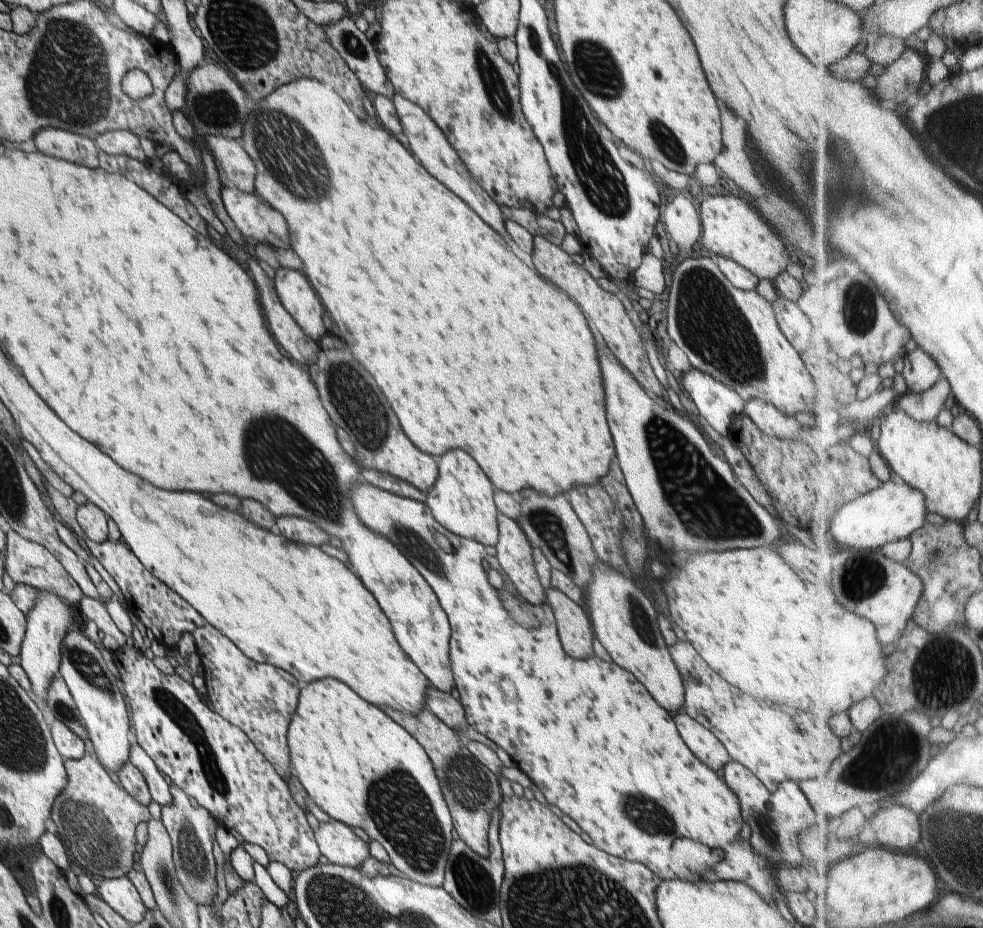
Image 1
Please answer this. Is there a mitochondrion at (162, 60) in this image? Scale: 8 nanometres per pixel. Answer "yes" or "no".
no

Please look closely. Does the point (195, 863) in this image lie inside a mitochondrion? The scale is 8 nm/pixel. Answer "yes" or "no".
yes

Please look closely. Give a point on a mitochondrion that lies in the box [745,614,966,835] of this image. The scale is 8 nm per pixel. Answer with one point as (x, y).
(896, 751)

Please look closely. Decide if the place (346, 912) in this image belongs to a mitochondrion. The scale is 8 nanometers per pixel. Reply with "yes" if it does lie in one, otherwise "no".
yes

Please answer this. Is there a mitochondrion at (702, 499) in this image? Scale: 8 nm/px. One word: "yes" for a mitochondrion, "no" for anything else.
yes

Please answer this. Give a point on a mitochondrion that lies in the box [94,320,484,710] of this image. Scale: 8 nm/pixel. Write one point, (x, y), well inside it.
(266, 433)

